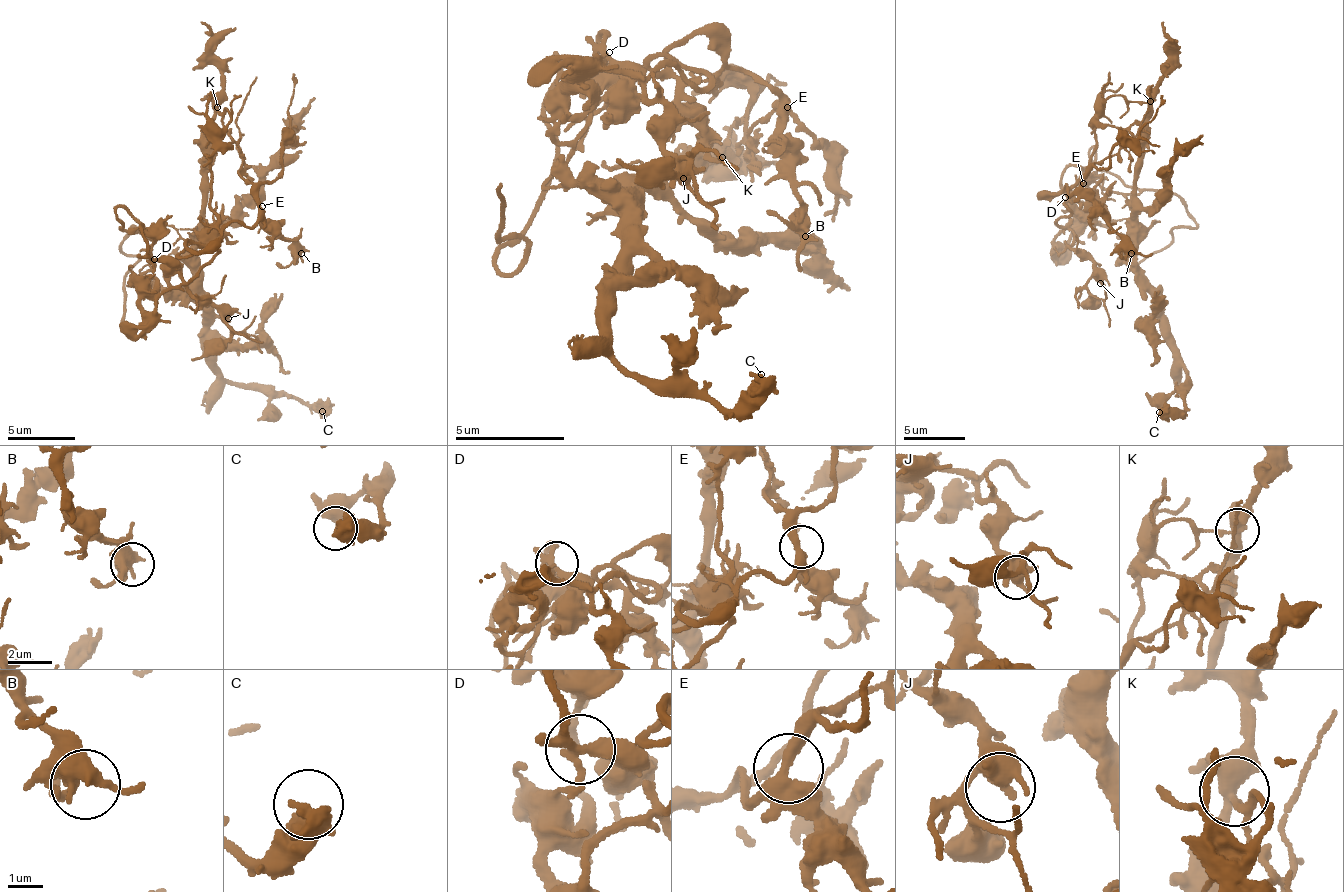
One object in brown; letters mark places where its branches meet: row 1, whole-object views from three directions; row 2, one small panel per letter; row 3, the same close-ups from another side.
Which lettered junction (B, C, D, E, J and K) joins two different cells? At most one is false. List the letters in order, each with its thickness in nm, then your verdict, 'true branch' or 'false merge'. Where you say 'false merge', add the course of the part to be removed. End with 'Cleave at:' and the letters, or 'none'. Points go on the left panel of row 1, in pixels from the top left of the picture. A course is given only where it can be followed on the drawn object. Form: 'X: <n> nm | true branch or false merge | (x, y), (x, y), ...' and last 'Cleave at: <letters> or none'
B: 440 nm | true branch
C: 340 nm | true branch
D: 300 nm | true branch
E: 360 nm | true branch
J: 400 nm | true branch
K: 380 nm | false merge | (216, 107), (221, 236), (171, 259), (128, 230), (121, 329)
Cleave at: K

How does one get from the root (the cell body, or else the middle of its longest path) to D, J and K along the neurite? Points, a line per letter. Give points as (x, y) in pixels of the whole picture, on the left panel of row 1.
D: (140, 281), (151, 271), (154, 259)
J: (140, 281), (167, 277), (177, 269), (183, 286), (228, 318)
K: (140, 281), (148, 265), (144, 277), (162, 287), (183, 287), (195, 276), (204, 139), (216, 107)

